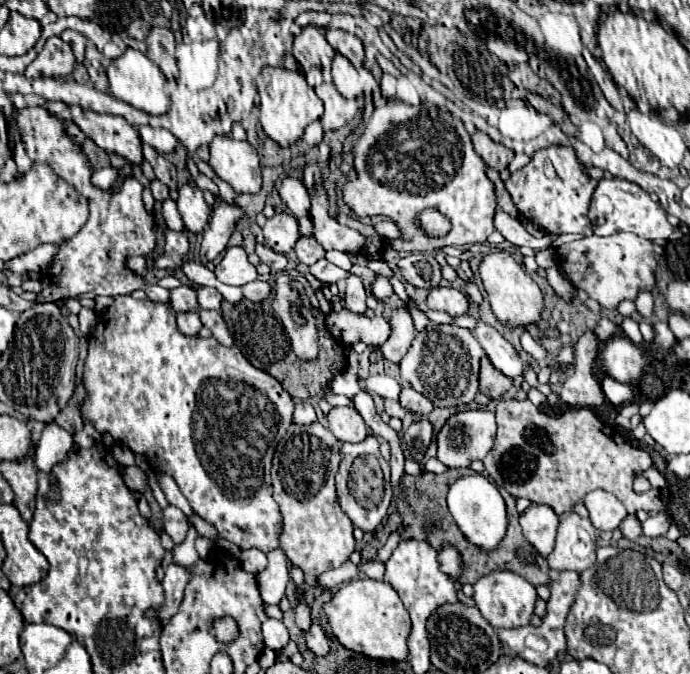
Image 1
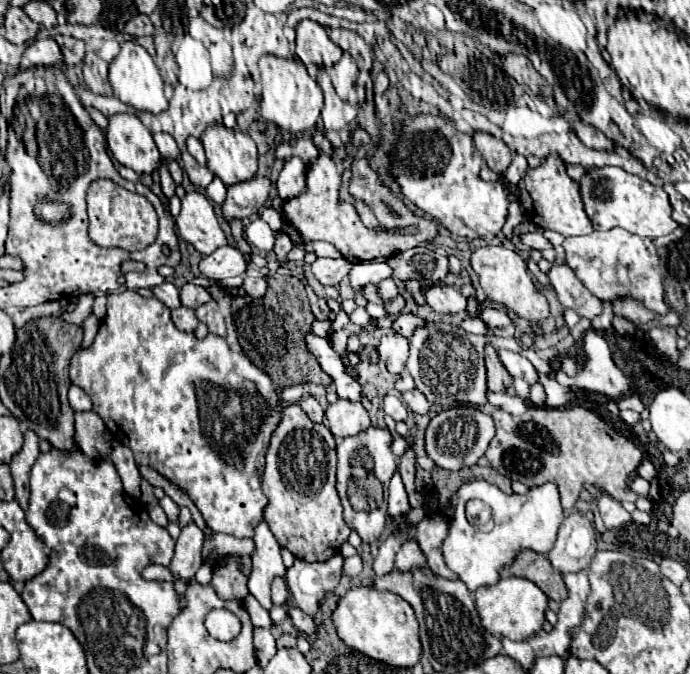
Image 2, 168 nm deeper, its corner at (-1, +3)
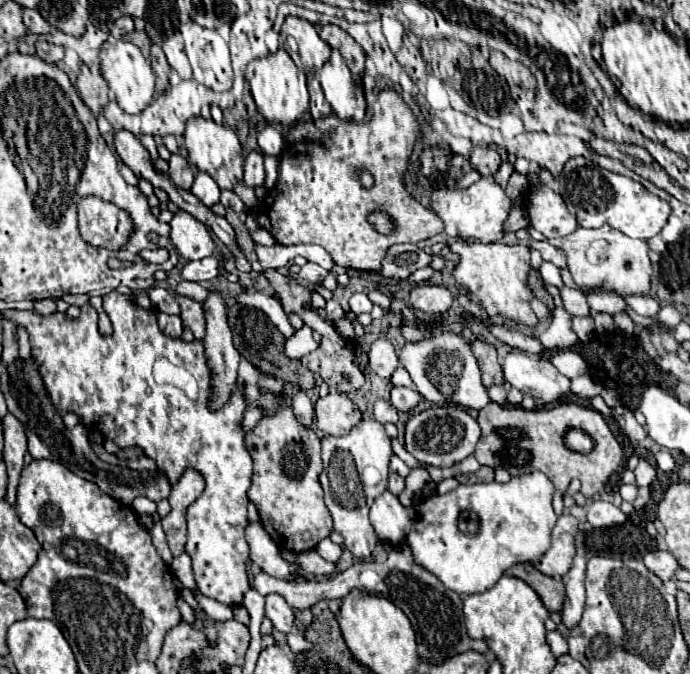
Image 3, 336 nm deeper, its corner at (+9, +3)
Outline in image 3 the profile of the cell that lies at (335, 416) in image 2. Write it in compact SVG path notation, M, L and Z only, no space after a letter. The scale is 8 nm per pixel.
M334 390L326 398L318 398L314 408L316 426L330 436L344 436L362 420L358 406L346 394Z

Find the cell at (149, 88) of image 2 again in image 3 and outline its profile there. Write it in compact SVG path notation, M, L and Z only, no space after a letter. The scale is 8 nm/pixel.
M108 40L102 44L100 60L102 76L114 92L114 98L120 104L120 108L128 114L140 114L142 110L146 110L146 106L150 106L150 102L154 100L154 74L150 62L142 56L140 48L124 40Z

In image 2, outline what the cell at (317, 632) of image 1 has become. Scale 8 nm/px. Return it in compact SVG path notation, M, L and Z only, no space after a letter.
M290 606L290 608L288 608L288 616L290 616L292 624L296 626L296 630L300 630L300 632L304 632L304 634L314 634L314 632L316 632L314 618L310 618L308 614L304 614L300 608Z

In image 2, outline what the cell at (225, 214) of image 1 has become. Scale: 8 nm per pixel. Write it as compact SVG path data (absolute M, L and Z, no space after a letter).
M254 176L246 182L228 188L226 202L222 204L222 212L226 220L232 218L248 218L264 208L268 198L272 180L268 176Z

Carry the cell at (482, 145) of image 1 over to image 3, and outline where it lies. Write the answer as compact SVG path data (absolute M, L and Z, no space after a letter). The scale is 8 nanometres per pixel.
M472 146L470 150L470 162L472 166L482 174L482 176L492 176L500 164L502 164L502 158L496 150L492 148L484 148L484 146Z

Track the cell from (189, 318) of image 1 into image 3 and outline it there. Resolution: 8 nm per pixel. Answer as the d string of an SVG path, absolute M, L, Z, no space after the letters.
M158 314L158 326L160 330L166 334L166 336L172 336L172 338L180 338L182 334L182 320L180 316L172 316L172 314Z

